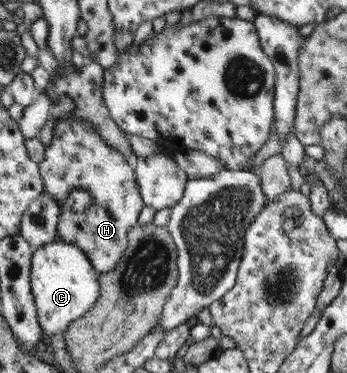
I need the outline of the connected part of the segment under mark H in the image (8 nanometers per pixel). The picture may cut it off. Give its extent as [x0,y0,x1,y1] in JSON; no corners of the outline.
[40,118,144,274]

